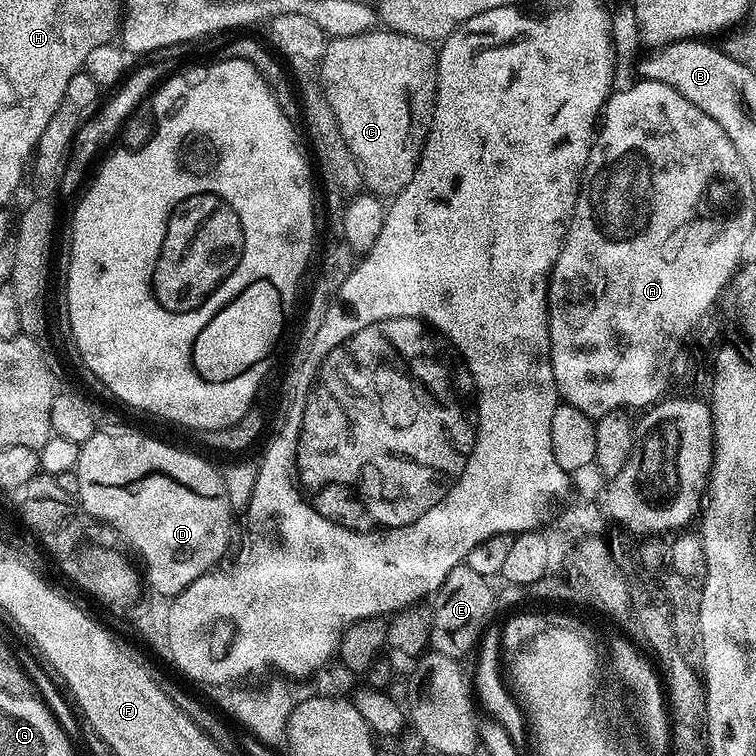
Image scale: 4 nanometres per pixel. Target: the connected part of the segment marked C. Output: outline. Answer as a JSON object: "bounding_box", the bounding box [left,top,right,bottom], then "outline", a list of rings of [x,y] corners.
{"bounding_box":[318,30,437,198],"outline":[[[371,30],[366,33],[356,34],[353,37],[338,37],[327,41],[324,54],[318,61],[318,67],[320,67],[318,83],[324,89],[326,102],[330,102],[330,110],[334,110],[334,118],[338,118],[338,130],[342,130],[342,138],[346,138],[346,146],[350,146],[350,154],[354,154],[356,165],[360,168],[360,173],[364,179],[364,188],[369,193],[381,198],[395,198],[402,190],[406,190],[410,178],[414,178],[414,170],[420,165],[420,156],[424,152],[424,143],[429,130],[432,128],[432,112],[436,108],[437,55],[437,49],[429,41],[419,40],[401,32],[387,30]]]}

